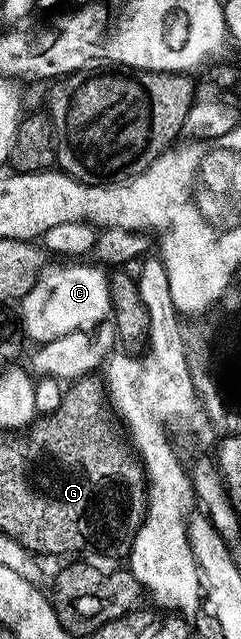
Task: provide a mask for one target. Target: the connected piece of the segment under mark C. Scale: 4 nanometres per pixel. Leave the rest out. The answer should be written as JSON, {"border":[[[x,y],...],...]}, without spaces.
{"border":[[[89,265],[60,269],[50,266],[43,271],[37,288],[28,298],[32,306],[24,312],[26,332],[37,345],[43,346],[76,332],[94,333],[101,323],[111,319],[114,311],[109,273]]]}

